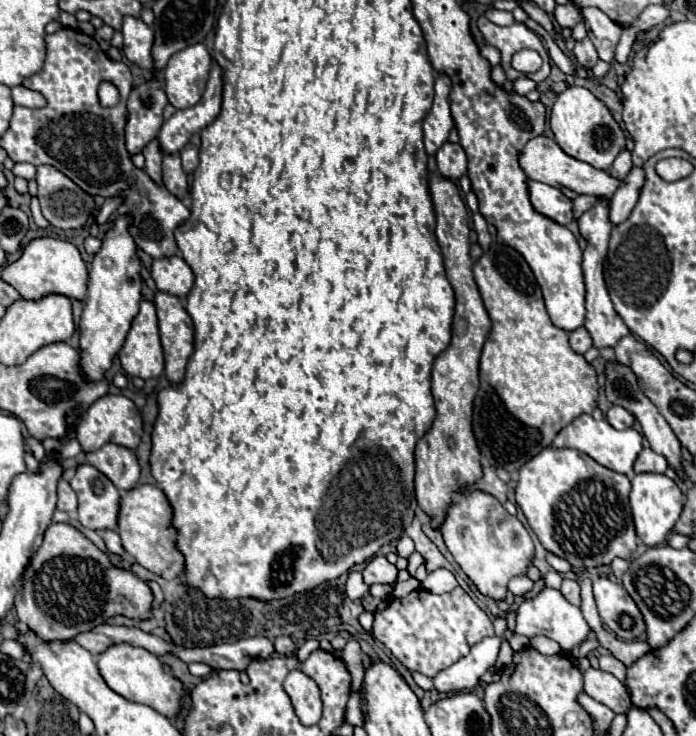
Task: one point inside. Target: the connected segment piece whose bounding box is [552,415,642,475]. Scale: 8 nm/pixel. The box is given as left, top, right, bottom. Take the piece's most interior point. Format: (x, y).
(617, 450)

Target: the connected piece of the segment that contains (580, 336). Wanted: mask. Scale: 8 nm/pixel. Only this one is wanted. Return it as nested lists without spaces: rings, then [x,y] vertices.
[[[584,327],[570,333],[570,347],[578,355],[584,355],[592,347],[592,339],[590,339],[590,335],[588,335],[588,331]]]

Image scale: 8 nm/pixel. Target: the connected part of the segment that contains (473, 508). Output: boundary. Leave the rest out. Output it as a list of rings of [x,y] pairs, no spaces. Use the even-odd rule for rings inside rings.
[[[468,491],[460,501],[448,507],[446,519],[440,527],[444,543],[460,569],[474,581],[480,593],[492,599],[504,599],[506,585],[514,575],[524,575],[532,563],[534,543],[524,525],[510,515],[496,497],[484,491]]]

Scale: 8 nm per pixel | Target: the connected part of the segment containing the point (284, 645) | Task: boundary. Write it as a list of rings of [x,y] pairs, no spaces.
[[[280,636],[274,641],[274,649],[280,655],[292,655],[294,653],[294,643],[292,643],[290,637]]]

